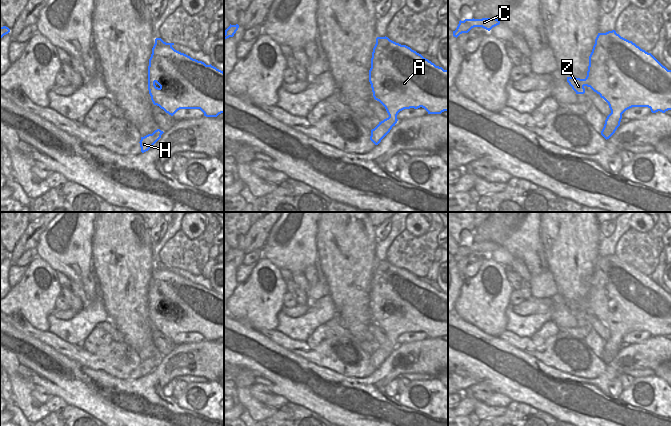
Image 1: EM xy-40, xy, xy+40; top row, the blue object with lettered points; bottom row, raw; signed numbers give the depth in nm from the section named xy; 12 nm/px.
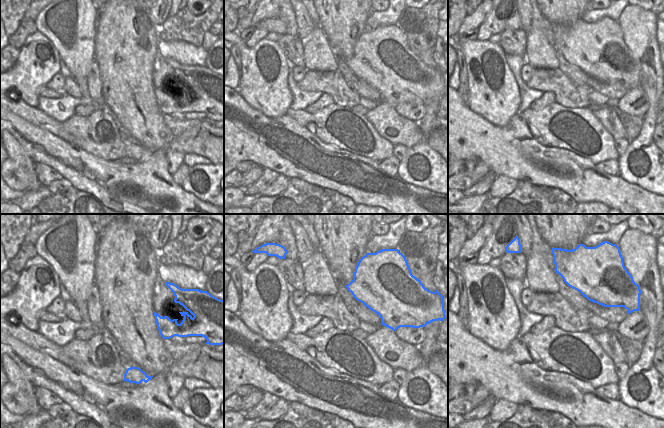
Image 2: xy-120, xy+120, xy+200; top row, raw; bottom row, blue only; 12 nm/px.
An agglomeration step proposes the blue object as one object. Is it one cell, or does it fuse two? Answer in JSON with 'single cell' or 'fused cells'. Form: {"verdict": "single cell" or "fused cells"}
{"verdict": "single cell"}

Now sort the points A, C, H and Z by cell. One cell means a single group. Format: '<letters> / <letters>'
A C H Z

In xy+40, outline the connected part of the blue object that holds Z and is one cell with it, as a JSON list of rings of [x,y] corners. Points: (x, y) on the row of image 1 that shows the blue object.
[[[615,30],[598,33],[589,56],[586,78],[567,77],[567,82],[576,94],[584,94],[584,87],[587,86],[608,103],[611,113],[601,131],[606,140],[620,126],[622,114],[632,107],[648,107],[652,113],[671,110],[671,70],[663,66],[651,53],[621,37]]]

